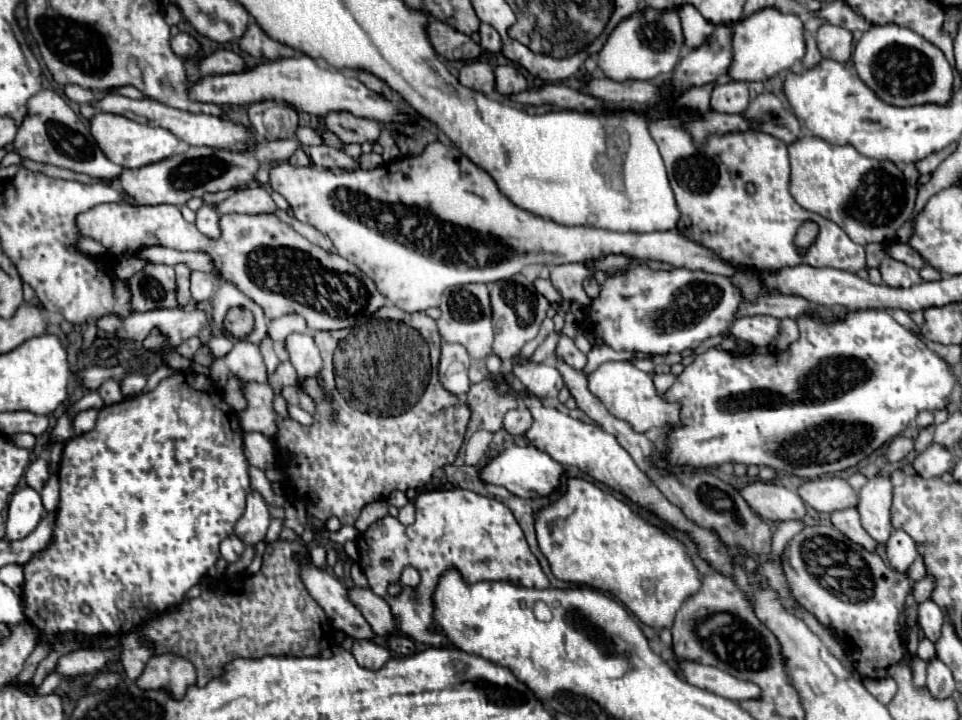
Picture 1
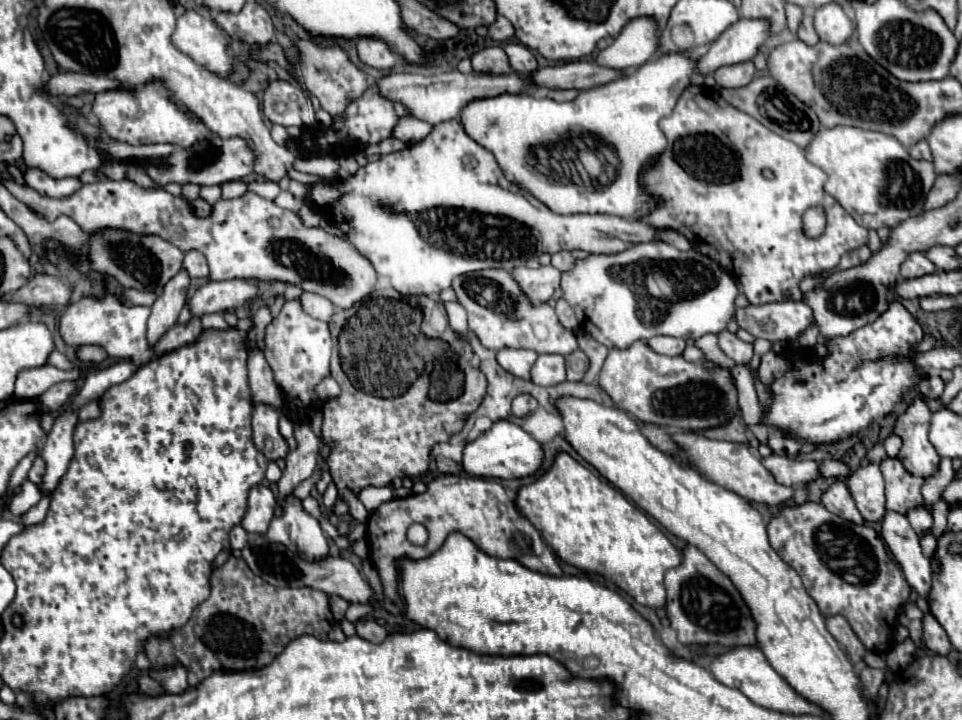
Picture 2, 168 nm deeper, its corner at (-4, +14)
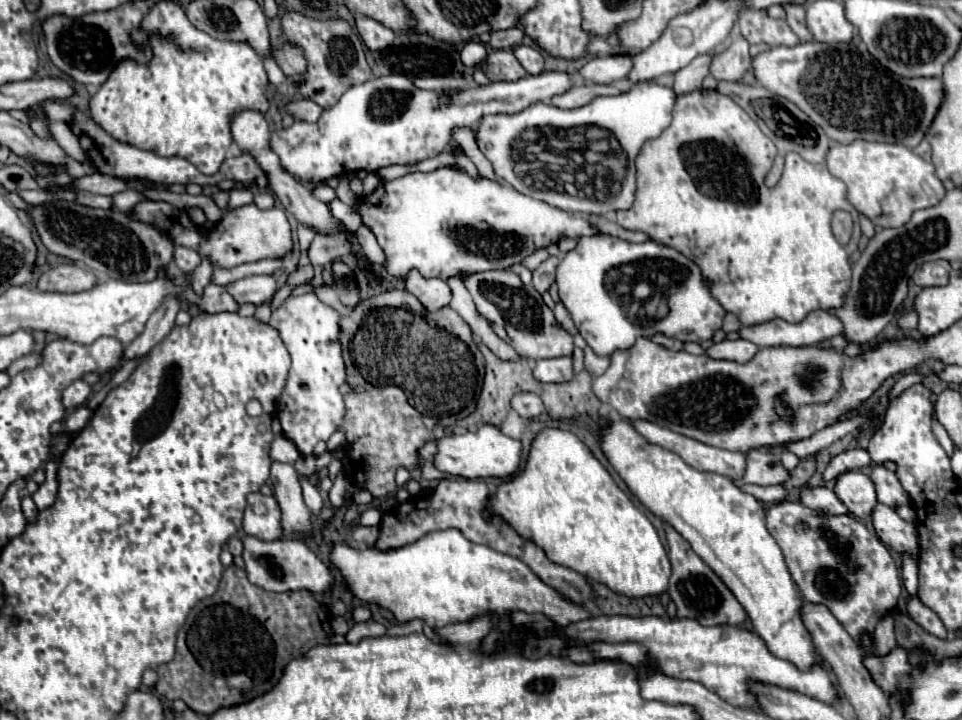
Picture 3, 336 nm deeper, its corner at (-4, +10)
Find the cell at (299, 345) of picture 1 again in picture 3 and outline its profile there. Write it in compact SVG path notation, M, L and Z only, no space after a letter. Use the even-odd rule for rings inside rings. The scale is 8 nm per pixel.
M313 292L289 296L277 310L273 310L269 320L269 324L281 332L281 338L293 360L281 400L277 402L283 436L305 456L313 454L313 448L319 440L327 442L329 436L343 426L345 402L339 386L347 382L347 374L341 356L339 320L339 312L323 304Z

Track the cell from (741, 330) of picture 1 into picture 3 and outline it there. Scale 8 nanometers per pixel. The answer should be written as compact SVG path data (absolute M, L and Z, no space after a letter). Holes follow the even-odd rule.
M815 310L803 322L789 324L783 320L771 320L765 324L741 328L739 336L757 346L813 346L821 340L843 334L843 322L827 312Z

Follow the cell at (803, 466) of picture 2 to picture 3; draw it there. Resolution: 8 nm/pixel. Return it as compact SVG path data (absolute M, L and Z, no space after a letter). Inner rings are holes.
M751 450L747 454L747 466L745 474L739 480L733 480L735 486L743 484L759 484L759 486L771 486L771 484L783 484L789 478L789 472L781 466L779 454L765 452L765 450Z

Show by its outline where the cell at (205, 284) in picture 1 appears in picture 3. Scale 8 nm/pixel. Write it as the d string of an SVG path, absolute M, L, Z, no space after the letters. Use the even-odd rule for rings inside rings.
M173 246L175 248L175 254L173 254L173 260L175 264L185 272L185 274L191 274L195 270L195 266L199 266L201 262L201 256L197 250L193 248L185 248L185 246Z

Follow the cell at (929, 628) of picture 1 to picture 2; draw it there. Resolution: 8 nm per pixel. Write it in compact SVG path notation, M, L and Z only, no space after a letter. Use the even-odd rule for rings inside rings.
M887 512L883 518L881 536L887 542L889 550L893 552L895 560L899 562L909 586L917 592L917 596L929 602L931 596L929 560L921 554L919 536L911 528L907 516L897 512Z

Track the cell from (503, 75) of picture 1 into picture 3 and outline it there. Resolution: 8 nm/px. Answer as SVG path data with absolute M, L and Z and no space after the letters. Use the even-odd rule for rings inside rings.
M515 46L513 48L513 54L517 56L517 60L523 64L523 68L529 72L529 74L539 74L543 70L543 56L537 48L533 46Z

